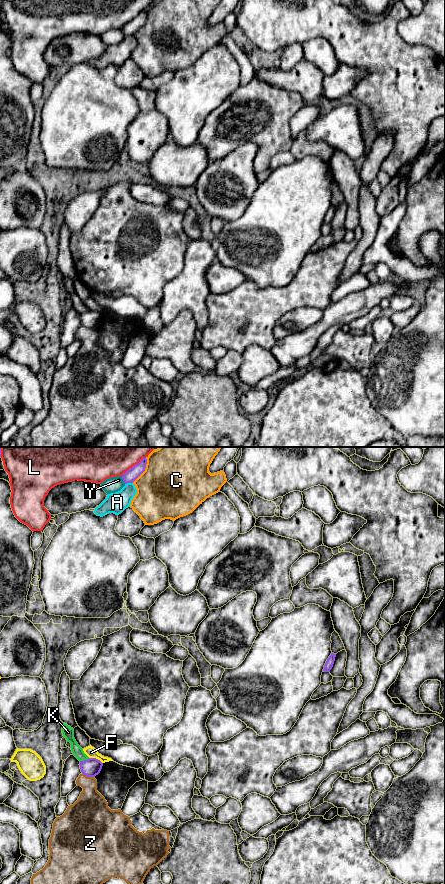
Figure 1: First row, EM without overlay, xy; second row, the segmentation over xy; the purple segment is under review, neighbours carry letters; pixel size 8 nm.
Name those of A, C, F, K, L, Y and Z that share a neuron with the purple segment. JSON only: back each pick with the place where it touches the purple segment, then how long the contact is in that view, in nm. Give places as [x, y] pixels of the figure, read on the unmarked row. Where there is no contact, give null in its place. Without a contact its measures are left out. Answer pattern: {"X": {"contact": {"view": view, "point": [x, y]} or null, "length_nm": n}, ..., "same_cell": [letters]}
{"same_cell": []}

